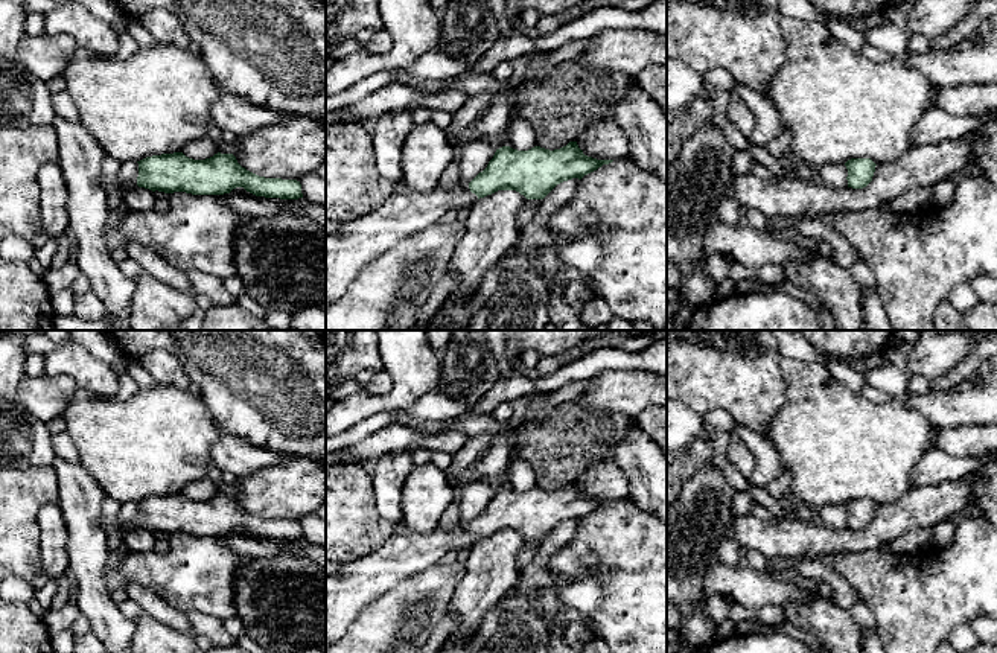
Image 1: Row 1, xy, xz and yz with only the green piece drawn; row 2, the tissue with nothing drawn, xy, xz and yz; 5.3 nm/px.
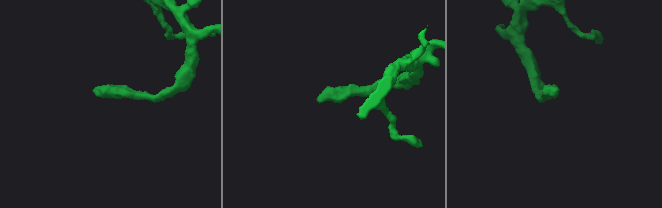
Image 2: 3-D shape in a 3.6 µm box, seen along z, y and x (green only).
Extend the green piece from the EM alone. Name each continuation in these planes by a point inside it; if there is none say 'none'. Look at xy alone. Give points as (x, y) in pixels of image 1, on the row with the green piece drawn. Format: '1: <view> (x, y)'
1: xy (124, 186)

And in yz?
none

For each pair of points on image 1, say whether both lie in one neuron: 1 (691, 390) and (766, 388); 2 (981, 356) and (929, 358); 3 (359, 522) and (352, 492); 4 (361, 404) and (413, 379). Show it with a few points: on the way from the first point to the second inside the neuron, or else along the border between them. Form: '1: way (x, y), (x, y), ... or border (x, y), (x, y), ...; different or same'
1: way (710, 388), (748, 388); same
2: border (971, 346), (953, 367), (935, 378); different
3: way (352, 515), (352, 500); same
4: way (373, 404), (388, 402), (401, 391); same

